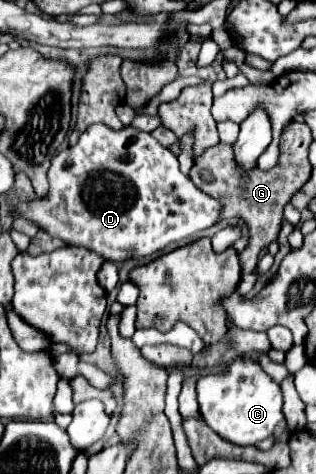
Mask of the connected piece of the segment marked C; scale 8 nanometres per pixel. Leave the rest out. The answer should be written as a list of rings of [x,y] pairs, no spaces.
[[[233,361],[227,371],[201,377],[197,381],[197,401],[205,423],[233,445],[255,445],[283,421],[281,389],[257,361]]]

